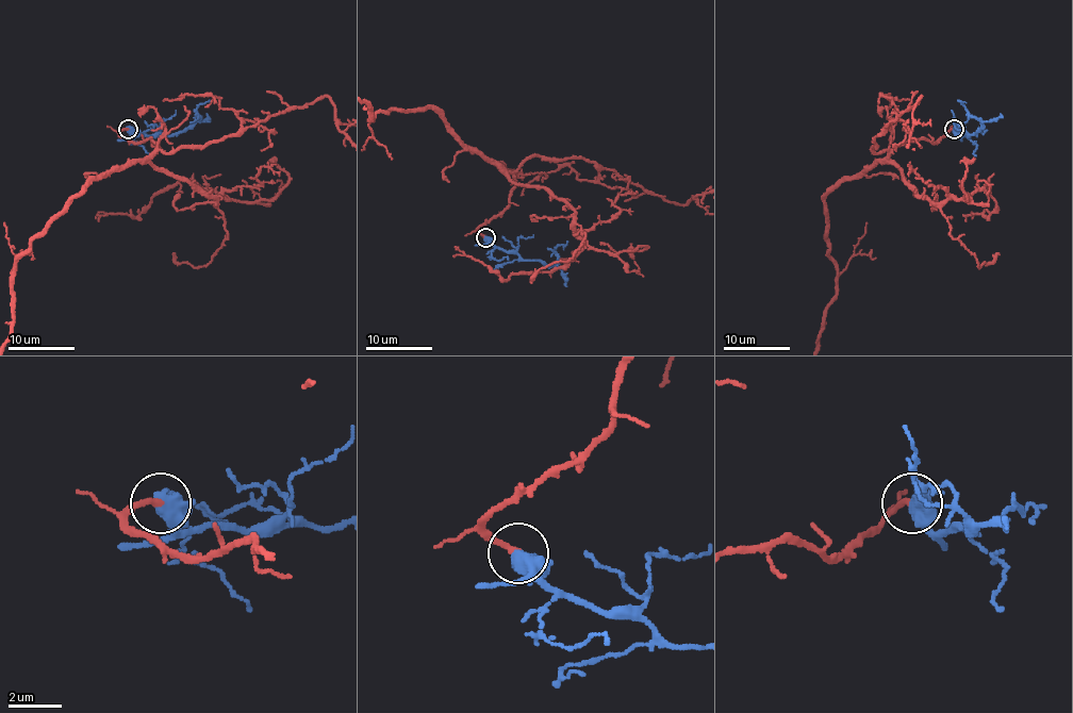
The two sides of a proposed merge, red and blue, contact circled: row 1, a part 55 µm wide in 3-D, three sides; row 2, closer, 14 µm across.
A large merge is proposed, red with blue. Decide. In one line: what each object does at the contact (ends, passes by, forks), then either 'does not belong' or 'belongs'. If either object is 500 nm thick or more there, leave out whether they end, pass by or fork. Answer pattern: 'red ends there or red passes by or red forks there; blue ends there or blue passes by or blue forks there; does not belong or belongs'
belongs

